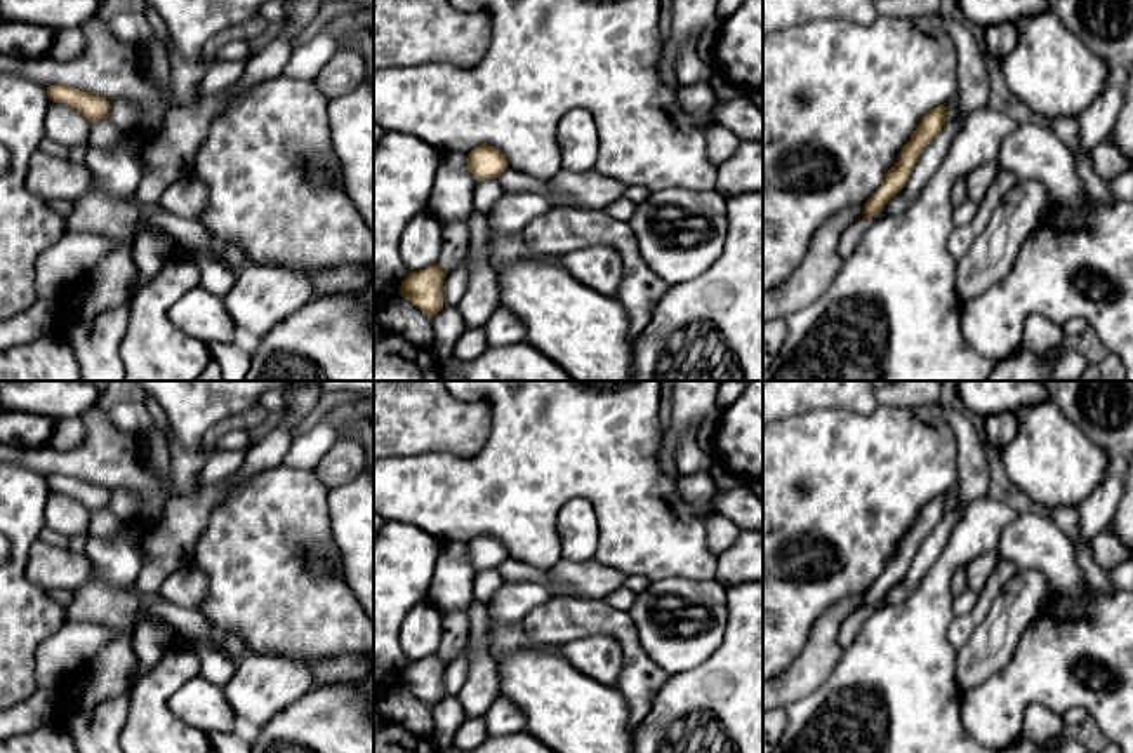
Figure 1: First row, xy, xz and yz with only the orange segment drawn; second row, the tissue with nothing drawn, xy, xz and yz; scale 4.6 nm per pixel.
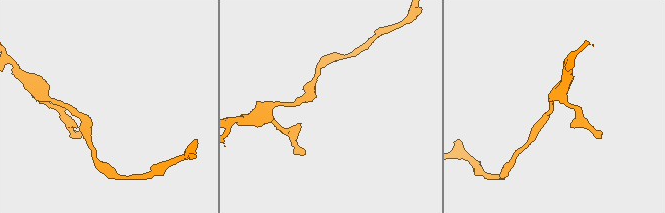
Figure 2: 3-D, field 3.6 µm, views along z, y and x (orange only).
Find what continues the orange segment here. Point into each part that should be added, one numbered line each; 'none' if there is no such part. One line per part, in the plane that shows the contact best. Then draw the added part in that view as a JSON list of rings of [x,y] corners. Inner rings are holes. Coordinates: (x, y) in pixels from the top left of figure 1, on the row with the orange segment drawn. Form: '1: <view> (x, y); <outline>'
none

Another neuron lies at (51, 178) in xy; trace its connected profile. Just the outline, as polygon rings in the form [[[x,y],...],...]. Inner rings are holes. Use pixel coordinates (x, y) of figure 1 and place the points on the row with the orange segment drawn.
[[[38,150],[28,165],[26,186],[43,200],[75,200],[94,186],[94,177],[85,163]]]

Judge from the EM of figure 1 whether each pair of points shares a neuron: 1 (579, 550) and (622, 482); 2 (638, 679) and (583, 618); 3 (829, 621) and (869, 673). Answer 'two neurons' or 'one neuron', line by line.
1: two neurons
2: one neuron
3: two neurons

